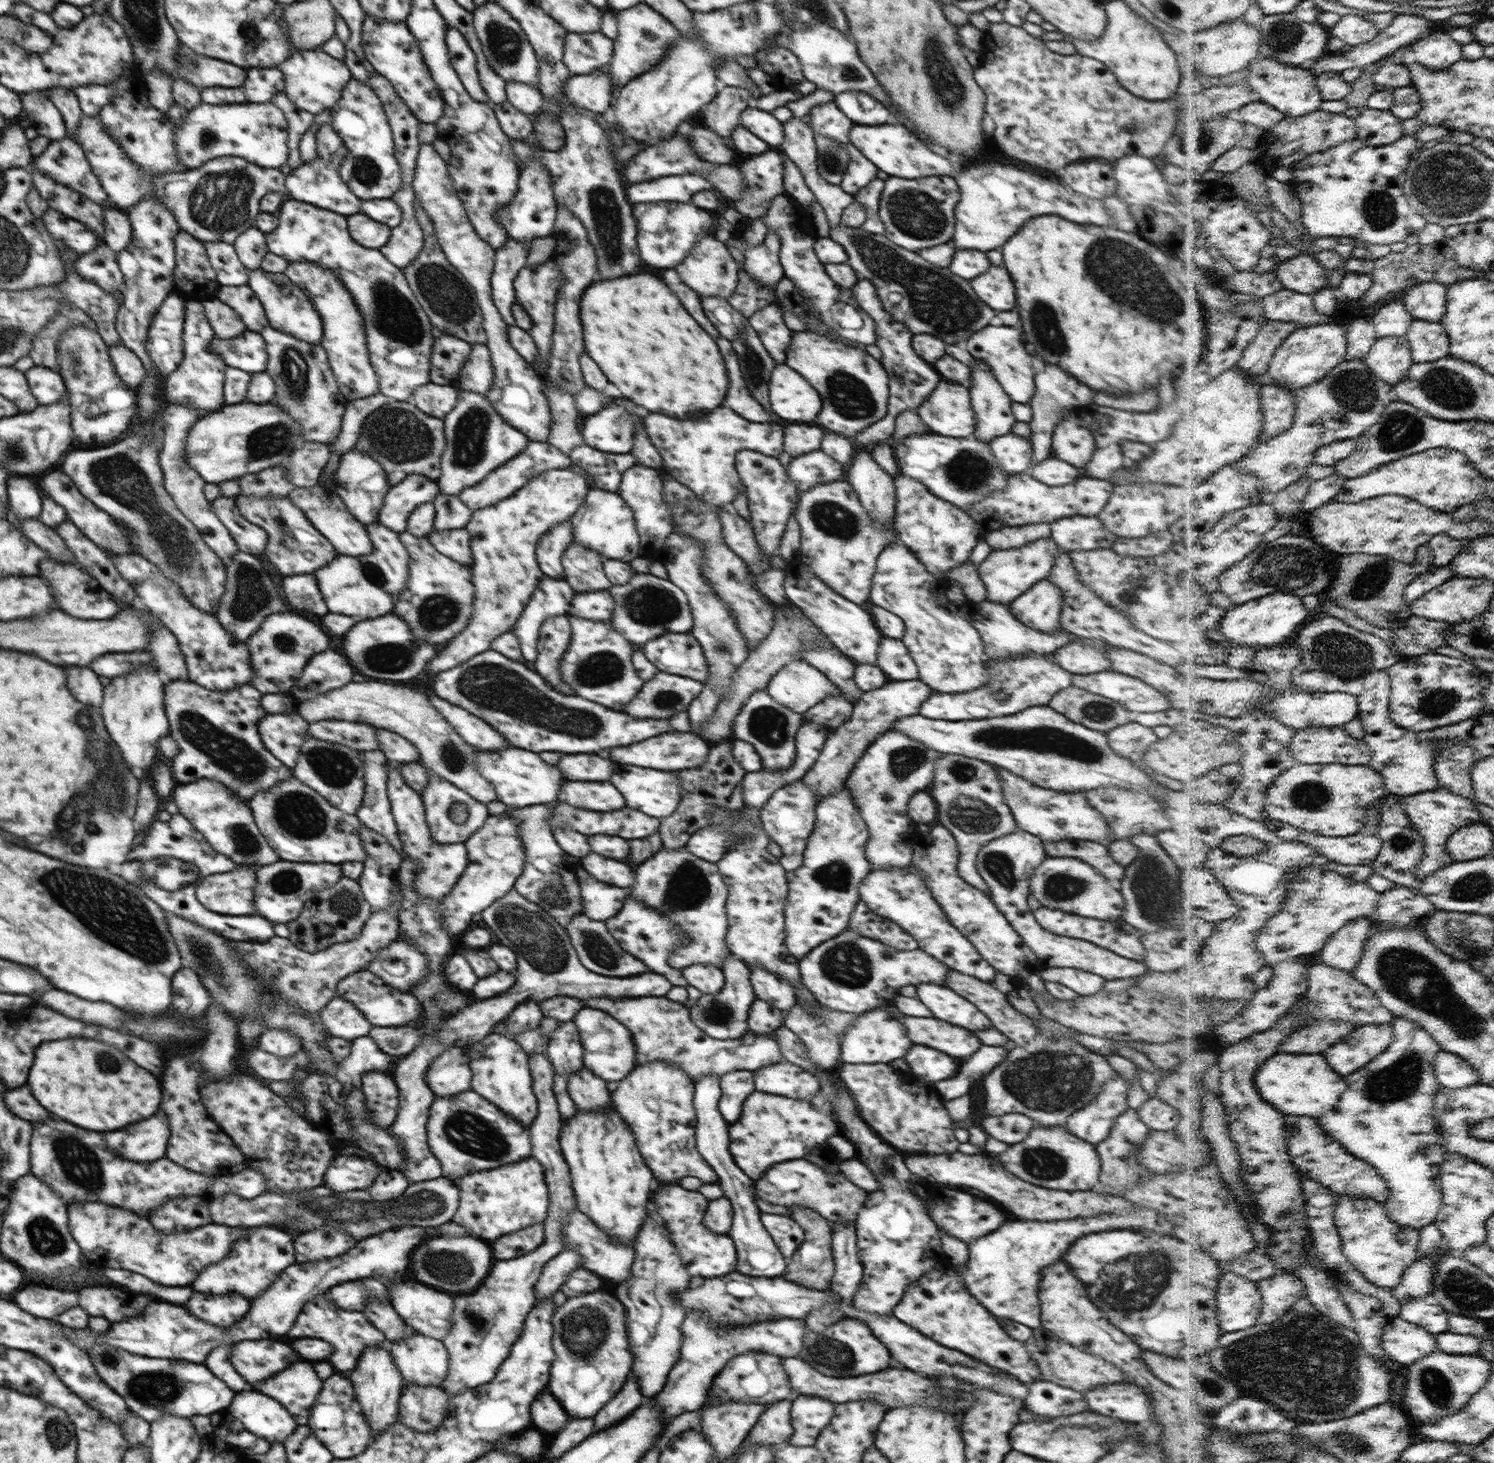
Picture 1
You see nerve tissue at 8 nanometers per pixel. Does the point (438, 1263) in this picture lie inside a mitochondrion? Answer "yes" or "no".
yes

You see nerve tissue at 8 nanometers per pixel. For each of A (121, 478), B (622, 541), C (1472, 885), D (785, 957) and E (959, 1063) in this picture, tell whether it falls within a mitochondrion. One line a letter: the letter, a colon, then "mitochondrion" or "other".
A: mitochondrion
B: other
C: mitochondrion
D: other
E: other

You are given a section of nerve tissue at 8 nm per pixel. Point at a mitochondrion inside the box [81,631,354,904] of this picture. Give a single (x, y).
(238, 758)

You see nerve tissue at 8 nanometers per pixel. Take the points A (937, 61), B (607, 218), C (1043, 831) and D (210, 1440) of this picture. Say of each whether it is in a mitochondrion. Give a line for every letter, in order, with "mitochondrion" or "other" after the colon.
A: mitochondrion
B: mitochondrion
C: other
D: other

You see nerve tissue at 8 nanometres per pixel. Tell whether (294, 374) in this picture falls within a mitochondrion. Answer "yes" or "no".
yes

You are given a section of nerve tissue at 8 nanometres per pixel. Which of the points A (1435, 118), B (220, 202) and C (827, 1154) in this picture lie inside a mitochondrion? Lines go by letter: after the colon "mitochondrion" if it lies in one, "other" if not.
A: other
B: mitochondrion
C: other

